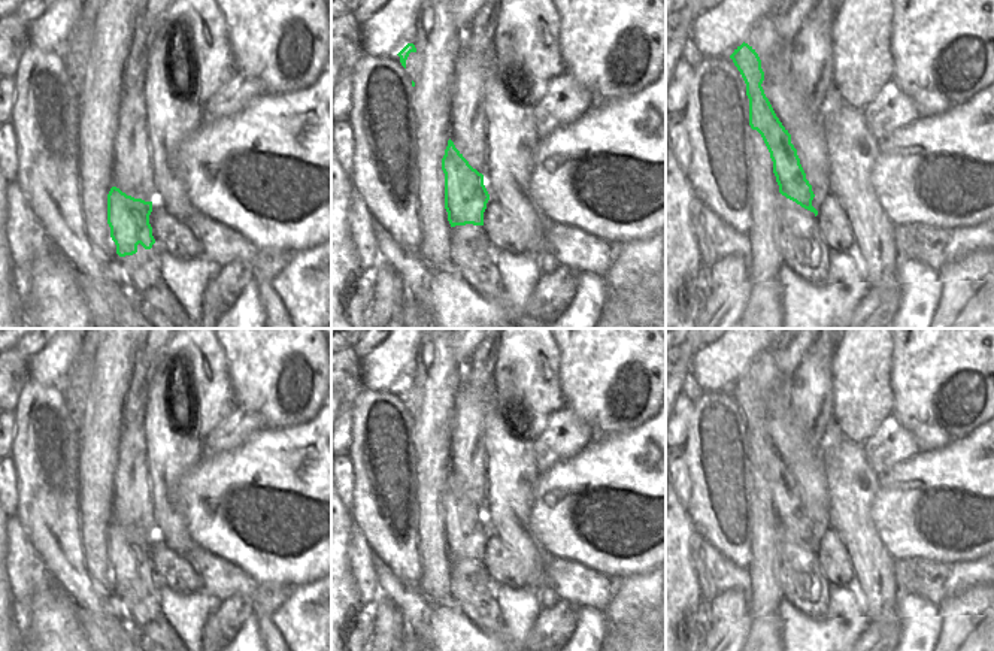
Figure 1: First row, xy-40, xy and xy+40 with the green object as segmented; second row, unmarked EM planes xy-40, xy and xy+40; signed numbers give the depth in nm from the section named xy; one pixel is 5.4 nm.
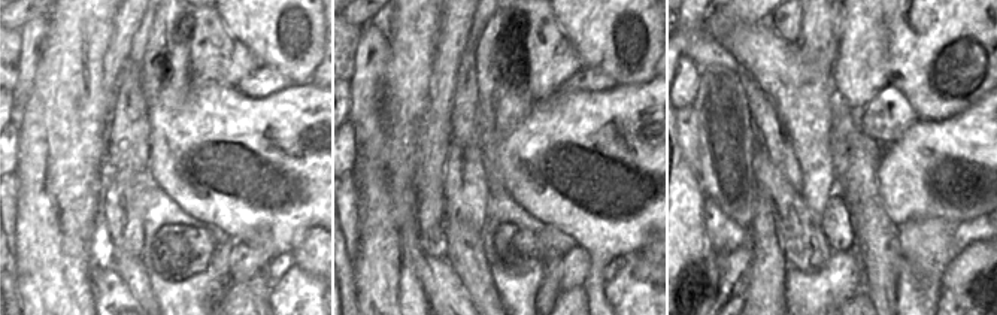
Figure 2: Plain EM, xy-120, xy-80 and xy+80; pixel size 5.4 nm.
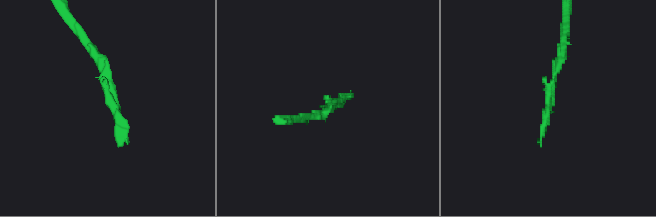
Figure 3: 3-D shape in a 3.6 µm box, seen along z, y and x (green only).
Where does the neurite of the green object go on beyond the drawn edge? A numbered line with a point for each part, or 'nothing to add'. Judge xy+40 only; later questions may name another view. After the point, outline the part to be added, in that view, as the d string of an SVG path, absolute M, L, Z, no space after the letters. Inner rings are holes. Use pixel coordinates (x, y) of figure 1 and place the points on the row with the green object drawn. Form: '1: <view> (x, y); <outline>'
nothing to add

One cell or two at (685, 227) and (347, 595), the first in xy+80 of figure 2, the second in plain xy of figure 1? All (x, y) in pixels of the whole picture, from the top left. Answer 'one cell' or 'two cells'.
one cell

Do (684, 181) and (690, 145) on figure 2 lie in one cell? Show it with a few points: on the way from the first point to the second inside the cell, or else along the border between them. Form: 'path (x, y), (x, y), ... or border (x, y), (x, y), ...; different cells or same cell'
border (682, 156), (693, 170); different cells

